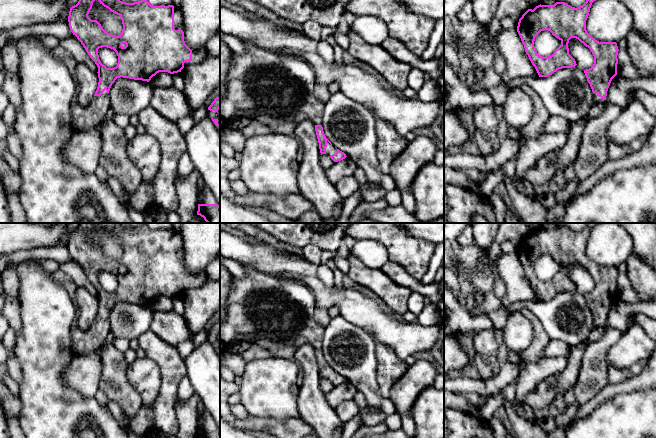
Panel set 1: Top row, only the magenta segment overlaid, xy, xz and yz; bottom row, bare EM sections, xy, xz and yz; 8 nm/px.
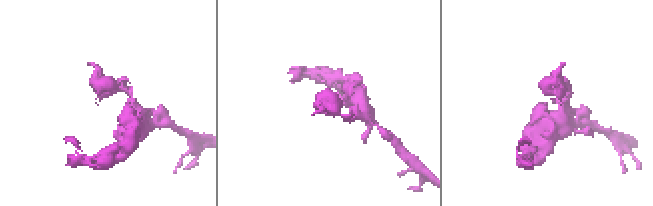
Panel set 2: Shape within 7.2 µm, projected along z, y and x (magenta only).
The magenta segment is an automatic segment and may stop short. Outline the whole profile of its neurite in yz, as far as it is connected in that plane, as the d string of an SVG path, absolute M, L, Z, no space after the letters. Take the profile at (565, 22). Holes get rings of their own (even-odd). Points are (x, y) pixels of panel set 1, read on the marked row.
M586 0L580 7L572 7L565 2L556 2L554 5L538 5L533 10L528 9L519 19L517 32L524 45L532 65L535 67L538 77L548 77L559 69L575 67L576 61L569 54L568 43L571 38L578 39L590 49L594 56L594 64L591 68L584 70L585 76L593 92L593 105L600 104L606 100L607 91L612 79L617 75L618 46L616 42L599 42L595 40L586 30L586 20L588 18L592 3L596 0ZM544 30L548 30L553 36L561 41L561 45L551 56L540 56L535 47L535 37Z

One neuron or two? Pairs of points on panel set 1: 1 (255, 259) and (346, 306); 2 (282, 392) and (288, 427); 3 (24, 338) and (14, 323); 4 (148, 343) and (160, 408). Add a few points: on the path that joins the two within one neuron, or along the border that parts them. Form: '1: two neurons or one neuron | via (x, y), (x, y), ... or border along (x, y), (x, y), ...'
1: one neuron | via (278, 264), (299, 268), (323, 292)
2: two neurons | border along (299, 416), (281, 420), (262, 418)
3: two neurons | border along (21, 308), (21, 329), (16, 334)
4: one neuron | via (164, 359), (167, 362), (167, 392)

